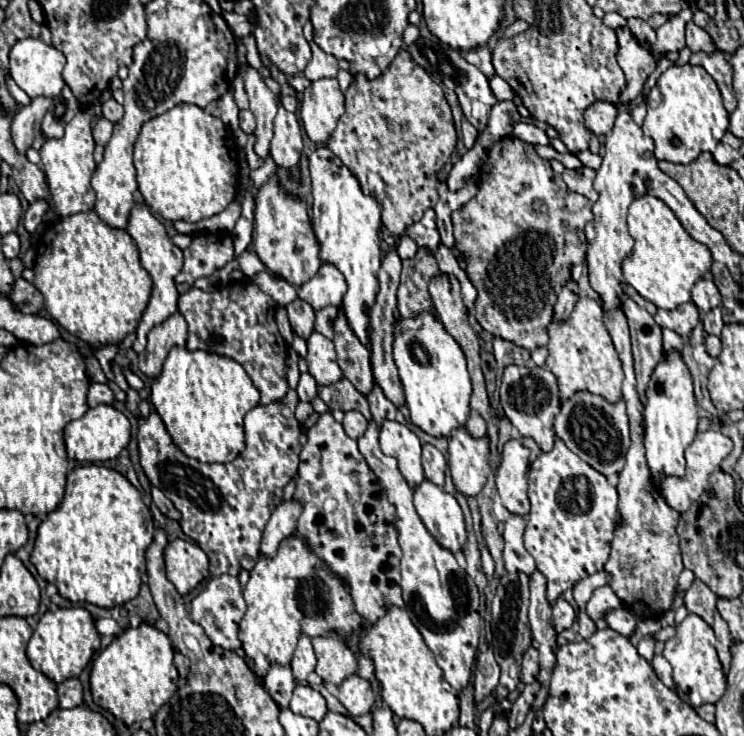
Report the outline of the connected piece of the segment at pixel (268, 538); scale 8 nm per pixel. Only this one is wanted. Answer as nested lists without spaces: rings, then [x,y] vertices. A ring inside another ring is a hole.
[[[296,499],[282,501],[270,515],[270,521],[264,529],[260,551],[274,553],[274,549],[278,549],[278,541],[282,541],[282,537],[290,537],[290,533],[296,531],[296,521],[300,513],[302,513],[302,505]]]

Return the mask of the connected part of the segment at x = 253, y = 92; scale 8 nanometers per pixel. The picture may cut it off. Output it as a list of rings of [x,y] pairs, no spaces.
[[[254,67],[246,69],[244,83],[246,83],[248,99],[250,99],[250,111],[256,115],[254,151],[260,157],[266,157],[268,147],[270,147],[270,137],[274,135],[272,133],[272,121],[274,121],[274,113],[276,113],[276,97],[268,89],[268,85],[264,83],[260,71],[256,71]]]

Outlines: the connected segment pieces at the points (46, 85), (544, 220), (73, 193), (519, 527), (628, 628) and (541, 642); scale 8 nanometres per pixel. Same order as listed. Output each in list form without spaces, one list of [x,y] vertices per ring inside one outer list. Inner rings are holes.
[[[28,37],[16,41],[16,45],[10,49],[10,75],[16,85],[28,93],[28,97],[56,97],[66,84],[62,79],[64,65],[64,55],[56,47],[46,45],[42,39]]]
[[[516,137],[496,141],[480,171],[478,193],[458,211],[452,213],[454,239],[460,253],[470,255],[466,273],[478,289],[476,319],[484,331],[516,343],[524,349],[538,349],[548,343],[548,325],[558,291],[570,279],[570,269],[584,263],[586,237],[584,225],[592,217],[592,203],[570,191],[560,173],[556,173],[534,147]]]
[[[78,111],[76,117],[64,127],[64,135],[60,139],[46,139],[40,157],[42,157],[42,167],[48,177],[48,185],[52,191],[52,205],[56,211],[56,217],[66,217],[72,213],[88,211],[94,207],[96,197],[90,195],[90,175],[96,169],[94,157],[94,139],[92,139],[92,115],[88,111]]]
[[[510,515],[504,529],[504,563],[508,571],[522,571],[530,575],[536,565],[532,555],[526,551],[522,535],[526,529],[526,519],[522,515]]]
[[[624,607],[614,609],[614,611],[608,611],[606,621],[608,621],[608,625],[610,625],[614,631],[618,631],[618,633],[624,635],[624,637],[632,637],[632,633],[636,631],[636,619],[634,619]]]
[[[536,569],[530,575],[530,627],[532,637],[538,643],[540,651],[540,673],[538,673],[538,693],[532,703],[532,711],[538,711],[544,707],[544,703],[550,697],[550,677],[556,665],[556,631],[552,625],[552,605],[546,597],[546,577]]]

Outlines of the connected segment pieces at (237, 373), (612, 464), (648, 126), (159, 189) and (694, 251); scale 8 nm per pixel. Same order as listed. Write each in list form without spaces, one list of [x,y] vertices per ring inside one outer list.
[[[174,347],[164,359],[160,375],[152,381],[150,399],[154,403],[154,409],[162,417],[168,433],[172,435],[172,441],[188,457],[194,457],[204,463],[228,463],[234,461],[244,449],[244,415],[258,405],[260,393],[238,361],[200,349],[190,351],[186,347]]]
[[[576,391],[570,399],[562,403],[562,411],[554,421],[554,429],[570,451],[574,451],[578,457],[582,457],[590,467],[594,467],[602,475],[612,477],[622,471],[626,445],[630,445],[624,401],[608,403],[604,397],[594,395],[590,391]]]
[[[670,65],[656,81],[656,85],[652,87],[648,99],[646,99],[646,119],[642,125],[644,135],[652,137],[654,141],[654,155],[656,159],[664,159],[664,161],[672,161],[672,163],[690,163],[694,161],[702,151],[714,151],[714,147],[718,145],[718,141],[724,137],[726,129],[728,129],[728,111],[722,105],[722,95],[718,91],[716,81],[706,73],[704,67],[700,65]]]
[[[180,103],[174,109],[146,121],[134,143],[134,165],[138,171],[138,189],[150,209],[168,221],[202,221],[232,203],[238,189],[238,149],[226,125],[198,105]]]
[[[642,195],[632,201],[628,209],[628,227],[636,243],[622,263],[624,281],[660,309],[674,309],[690,301],[692,285],[710,271],[710,249],[694,241],[684,231],[672,209],[652,195]]]

